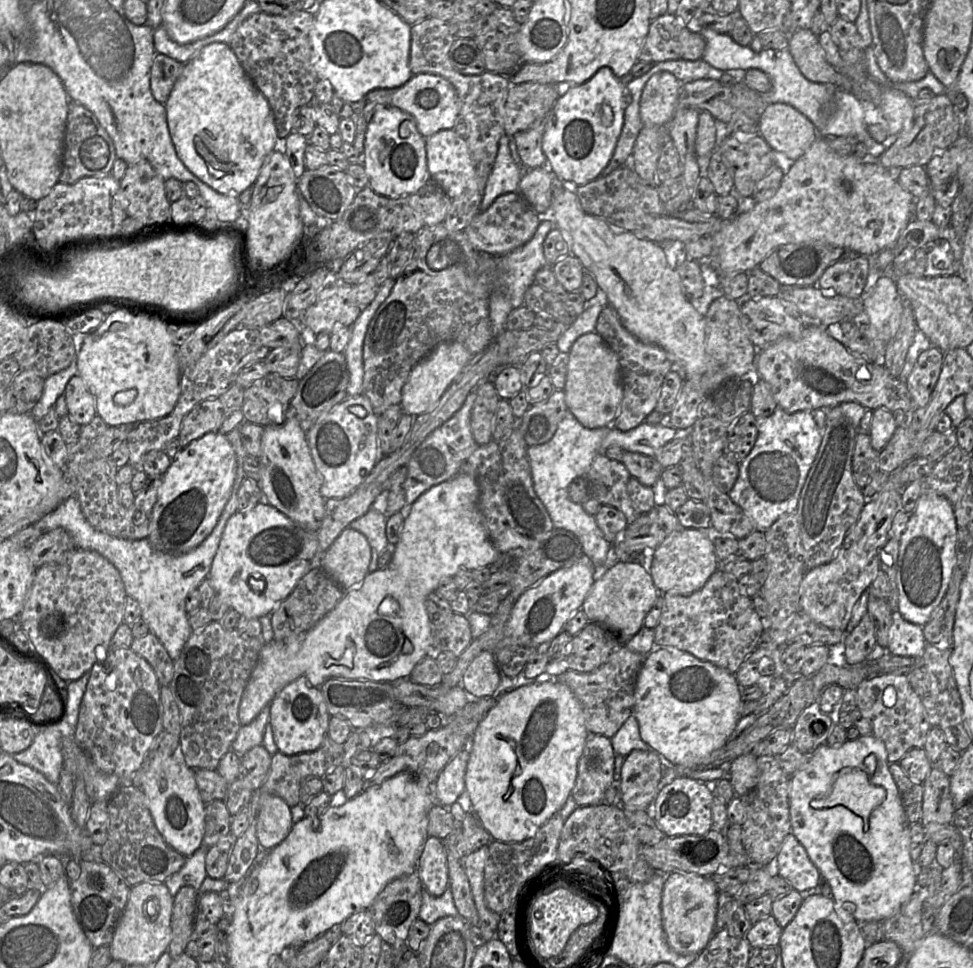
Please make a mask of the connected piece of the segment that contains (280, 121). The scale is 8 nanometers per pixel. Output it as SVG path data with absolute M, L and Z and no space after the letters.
M314 10L312 11L296 11L288 14L281 15L270 15L264 12L258 12L252 14L248 18L246 18L236 29L232 36L232 40L230 42L230 46L236 54L238 60L241 65L250 76L255 86L260 90L260 92L267 99L275 118L275 125L277 129L278 138L280 140L284 140L292 131L293 131L293 123L294 123L294 114L295 111L303 105L311 104L314 98L314 88L316 85L316 81L318 79L317 73L314 67L311 64L311 45L310 45L310 31L314 25Z

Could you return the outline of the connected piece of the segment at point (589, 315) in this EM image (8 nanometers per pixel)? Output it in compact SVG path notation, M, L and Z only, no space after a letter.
M596 298L589 301L585 310L572 320L568 328L556 341L560 353L569 353L573 343L580 336L595 331L597 319L603 308Z

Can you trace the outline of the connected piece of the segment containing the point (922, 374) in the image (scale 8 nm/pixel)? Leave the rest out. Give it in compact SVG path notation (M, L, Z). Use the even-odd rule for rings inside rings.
M935 346L920 352L905 382L912 398L913 410L926 406L930 401L941 372L945 353Z

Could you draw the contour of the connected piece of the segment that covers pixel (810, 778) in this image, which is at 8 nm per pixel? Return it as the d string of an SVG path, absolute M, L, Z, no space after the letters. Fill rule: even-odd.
M860 735L854 740L847 739L840 746L832 747L826 743L818 746L810 755L807 763L789 779L789 809L791 832L805 848L809 858L818 868L821 877L830 885L833 899L846 909L858 923L877 920L884 921L897 914L917 887L917 867L910 857L910 823L908 822L899 789L889 770L889 761L884 742L874 736ZM869 754L876 757L875 772L869 776L869 781L875 786L881 786L886 791L884 801L875 808L869 817L869 830L864 831L862 817L856 815L843 805L828 808L811 807L812 799L827 797L831 791L838 772L846 767L860 768L865 771L864 759Z

